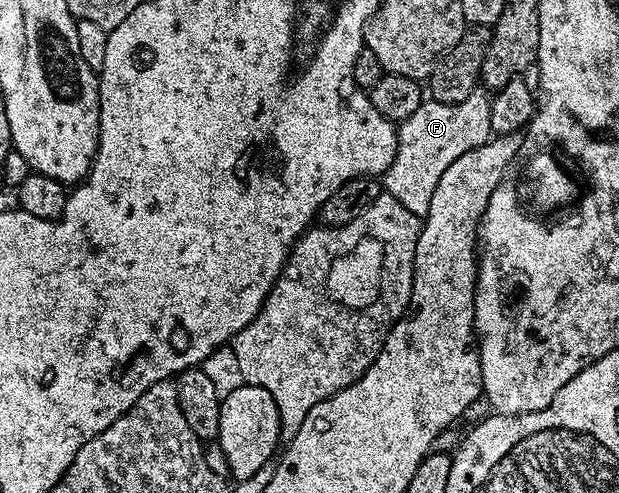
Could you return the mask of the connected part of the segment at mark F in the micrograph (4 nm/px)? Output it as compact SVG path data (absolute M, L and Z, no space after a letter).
M477 87L458 104L425 100L405 121L399 124L395 157L383 174L385 192L398 199L412 214L423 217L429 211L434 187L442 174L458 157L491 140L489 92Z

